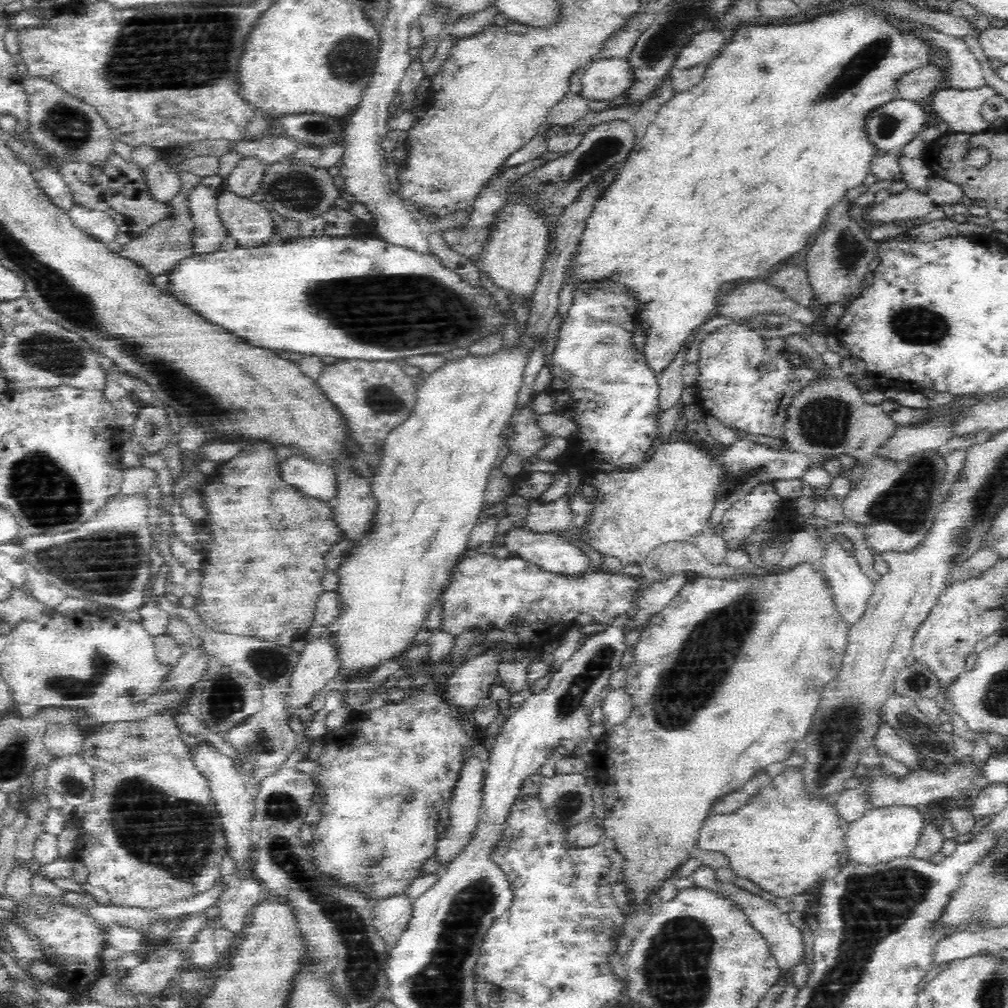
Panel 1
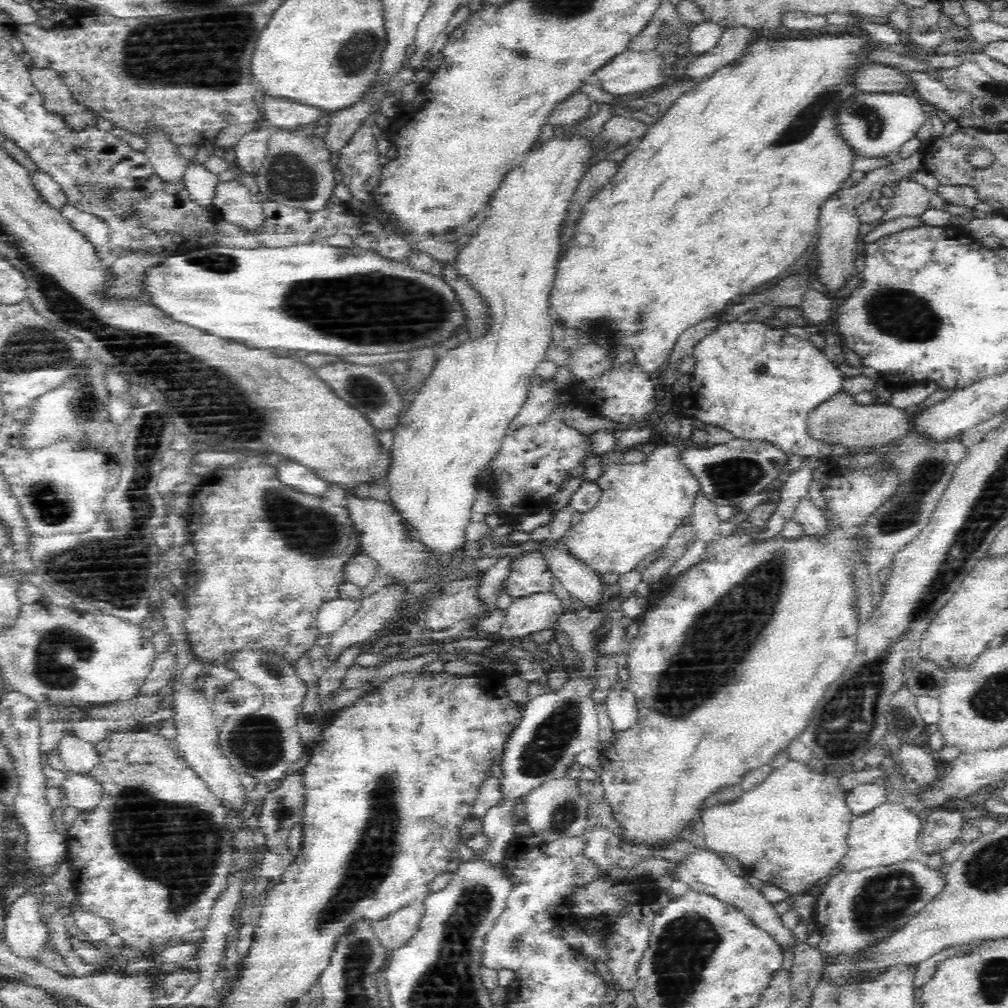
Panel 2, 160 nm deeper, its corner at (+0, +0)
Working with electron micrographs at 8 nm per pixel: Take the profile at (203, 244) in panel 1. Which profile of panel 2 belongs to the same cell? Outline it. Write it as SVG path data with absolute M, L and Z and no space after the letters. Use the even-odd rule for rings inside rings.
M190 161L187 167L184 187L194 204L210 210L214 204L214 194L219 184L219 176L208 171L202 163Z

